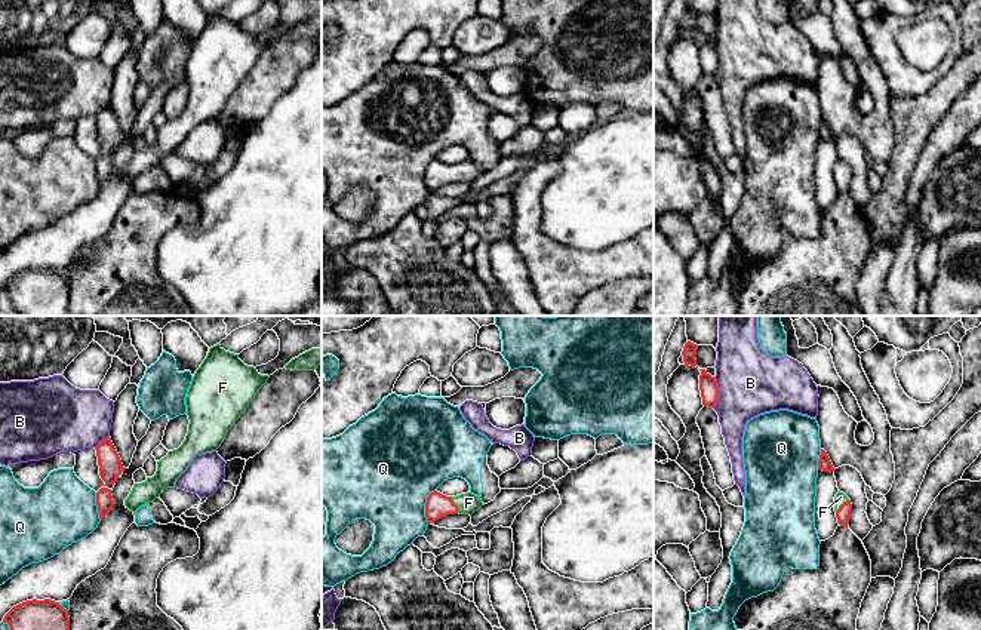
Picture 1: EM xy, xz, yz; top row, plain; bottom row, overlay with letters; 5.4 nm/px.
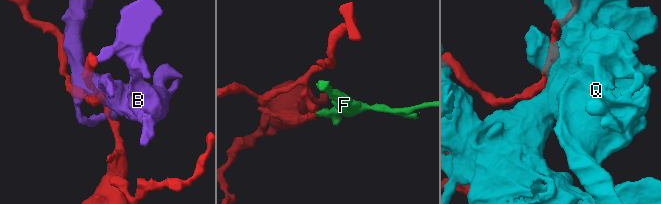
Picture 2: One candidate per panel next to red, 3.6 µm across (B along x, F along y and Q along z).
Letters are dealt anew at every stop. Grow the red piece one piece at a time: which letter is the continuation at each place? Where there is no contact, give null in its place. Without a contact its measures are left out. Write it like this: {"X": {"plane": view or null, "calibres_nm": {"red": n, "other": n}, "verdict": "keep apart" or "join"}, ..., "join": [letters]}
{"B": {"plane": "yz", "calibres_nm": {"red": 100, "other": 360}, "verdict": "keep apart"}, "F": {"plane": "xz", "calibres_nm": {"red": 140, "other": 120}, "verdict": "join"}, "Q": {"plane": "xz", "calibres_nm": {"red": 140, "other": 480}, "verdict": "keep apart"}, "join": ["F"]}

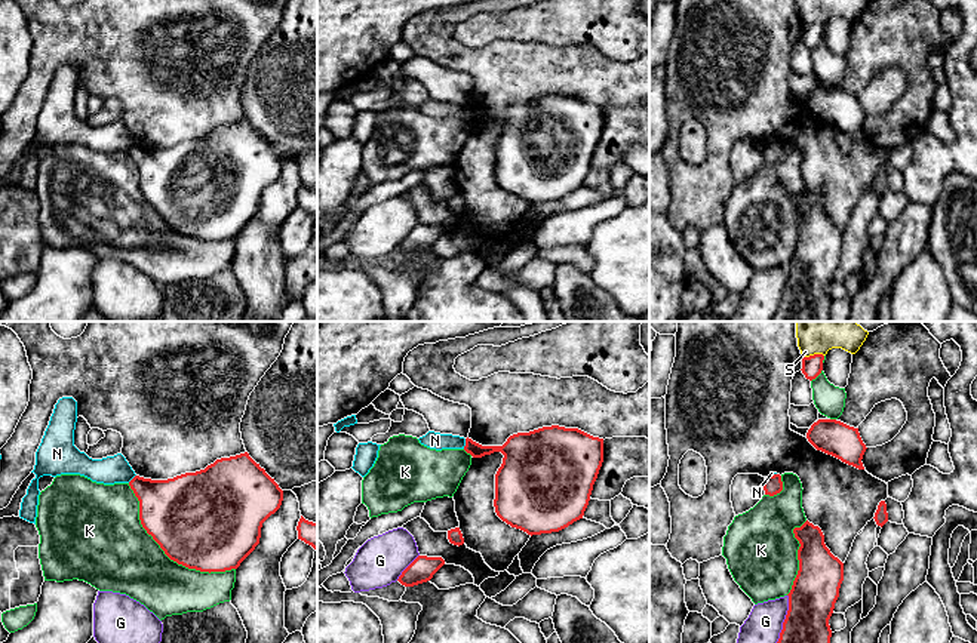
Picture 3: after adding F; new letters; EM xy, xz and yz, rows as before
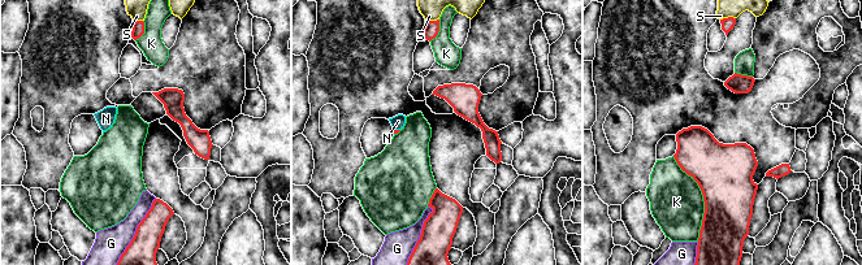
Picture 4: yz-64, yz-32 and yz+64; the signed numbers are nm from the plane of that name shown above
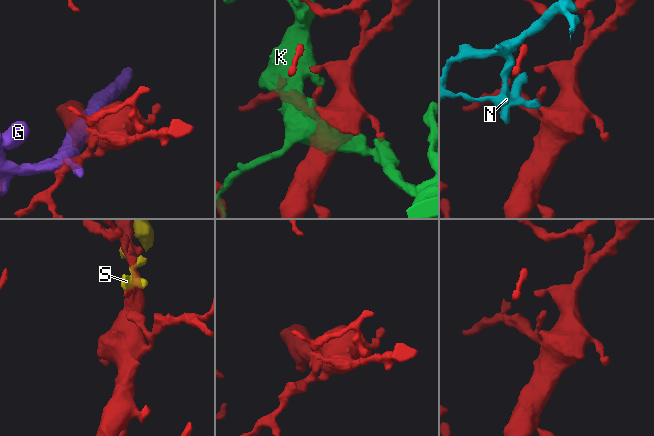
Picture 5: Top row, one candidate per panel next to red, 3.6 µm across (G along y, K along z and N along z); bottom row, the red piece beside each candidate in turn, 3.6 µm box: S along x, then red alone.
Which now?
{"G": {"plane": "yz", "calibres_nm": {"red": 300, "other": 220}, "verdict": "keep apart"}, "K": {"plane": "xy", "calibres_nm": {"red": 500, "other": 400}, "verdict": "keep apart"}, "N": {"plane": "xz", "calibres_nm": {"red": 100, "other": 100}, "verdict": "keep apart"}, "S": {"plane": "yz", "calibres_nm": {"red": 110, "other": 130}, "verdict": "keep apart"}, "join": []}

